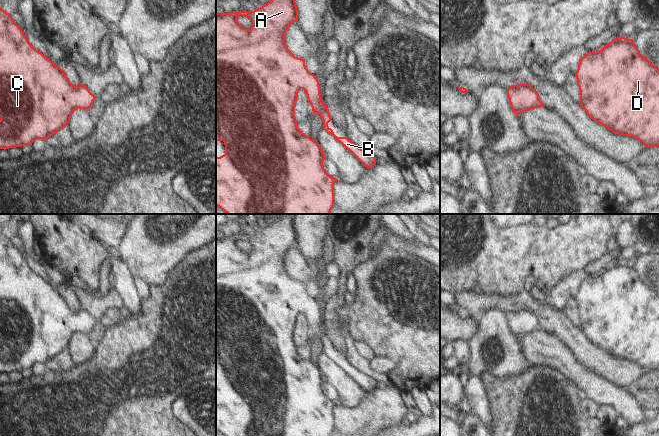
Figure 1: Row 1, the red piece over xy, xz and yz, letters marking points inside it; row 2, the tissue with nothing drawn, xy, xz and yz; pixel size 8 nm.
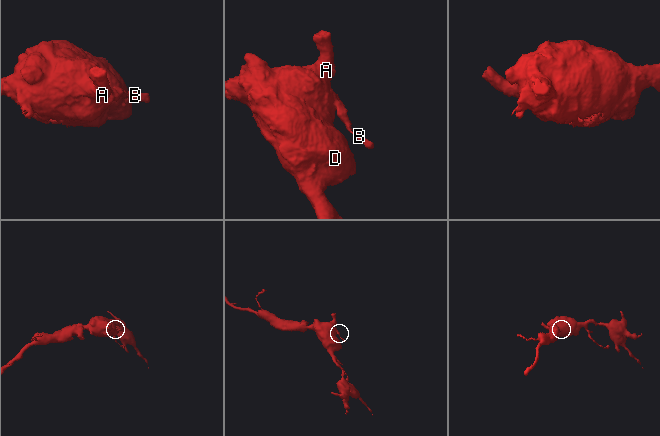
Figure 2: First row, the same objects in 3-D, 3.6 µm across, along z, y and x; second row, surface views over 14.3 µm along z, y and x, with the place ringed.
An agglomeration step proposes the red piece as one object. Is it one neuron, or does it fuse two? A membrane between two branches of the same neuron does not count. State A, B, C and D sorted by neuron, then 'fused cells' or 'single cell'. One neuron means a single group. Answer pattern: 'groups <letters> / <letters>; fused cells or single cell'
groups A B C D; single cell

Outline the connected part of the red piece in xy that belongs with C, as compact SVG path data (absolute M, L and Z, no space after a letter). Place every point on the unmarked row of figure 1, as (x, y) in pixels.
M0 232L0 373L31 369L38 363L46 365L69 348L77 332L89 333L95 322L81 307L74 310L63 293L29 267L10 237Z

